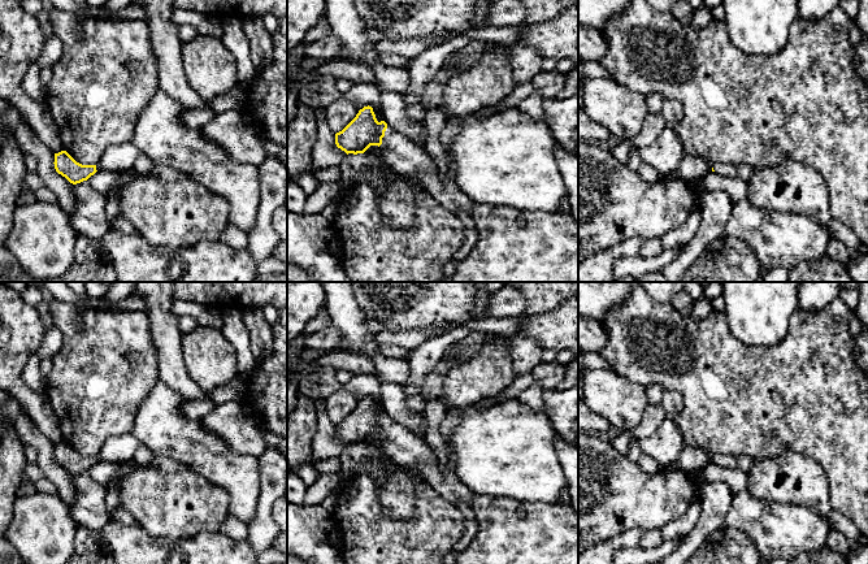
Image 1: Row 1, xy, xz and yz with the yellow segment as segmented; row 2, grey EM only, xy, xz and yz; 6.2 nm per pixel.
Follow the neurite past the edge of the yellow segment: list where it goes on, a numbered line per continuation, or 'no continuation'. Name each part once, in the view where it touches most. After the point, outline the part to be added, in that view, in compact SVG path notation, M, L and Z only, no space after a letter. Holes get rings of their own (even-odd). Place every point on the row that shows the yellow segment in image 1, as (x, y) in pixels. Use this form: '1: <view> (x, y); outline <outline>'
1: xz (404, 157); outline M391 126L385 131L381 148L385 162L396 174L417 177L424 190L446 209L472 213L476 203L456 183L440 182L438 165L425 148L413 144Z

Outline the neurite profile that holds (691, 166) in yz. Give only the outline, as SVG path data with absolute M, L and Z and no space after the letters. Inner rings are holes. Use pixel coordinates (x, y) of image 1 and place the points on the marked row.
M685 156L677 172L682 179L693 181L712 172L712 168L713 164L703 156Z

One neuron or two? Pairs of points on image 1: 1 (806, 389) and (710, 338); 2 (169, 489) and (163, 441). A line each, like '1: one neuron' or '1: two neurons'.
1: one neuron
2: two neurons

